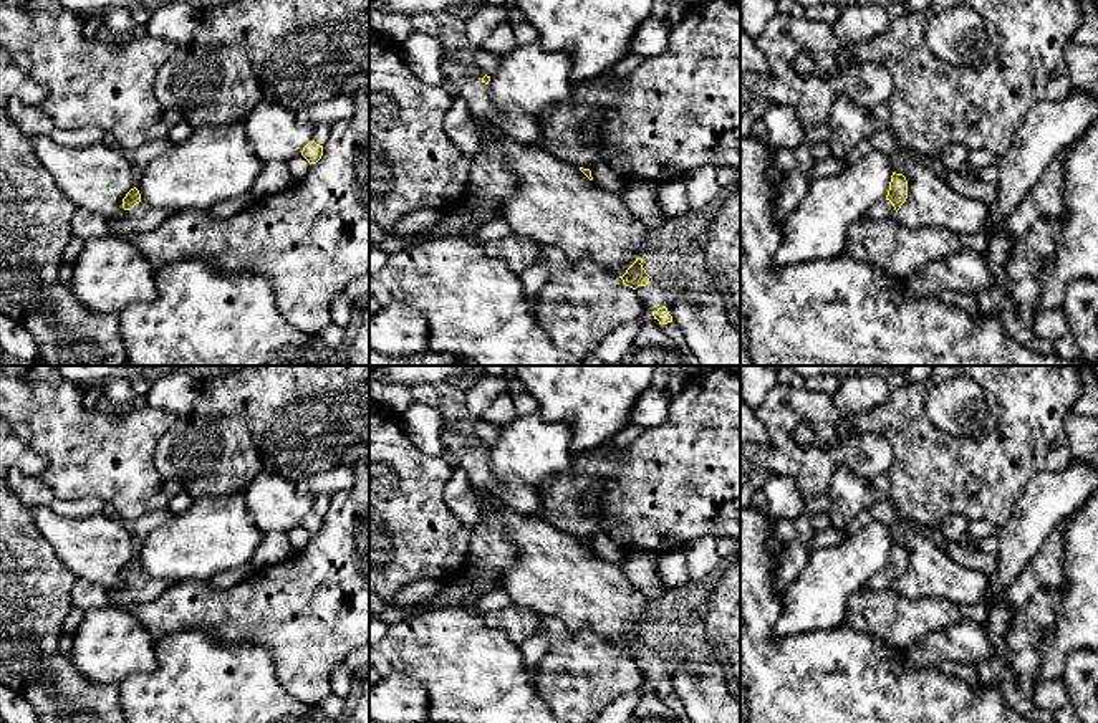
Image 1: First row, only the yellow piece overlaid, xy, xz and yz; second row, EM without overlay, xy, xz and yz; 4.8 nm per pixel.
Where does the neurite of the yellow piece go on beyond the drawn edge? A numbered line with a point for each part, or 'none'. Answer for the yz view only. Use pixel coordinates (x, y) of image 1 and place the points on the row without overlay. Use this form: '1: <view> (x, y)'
1: yz (883, 579)

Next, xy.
1: xy (141, 588)

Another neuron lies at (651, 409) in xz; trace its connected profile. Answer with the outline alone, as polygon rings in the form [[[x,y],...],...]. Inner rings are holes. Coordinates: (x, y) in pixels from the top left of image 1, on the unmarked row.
[[[656,387],[646,389],[634,404],[631,424],[643,429],[661,425],[669,414],[671,395]]]

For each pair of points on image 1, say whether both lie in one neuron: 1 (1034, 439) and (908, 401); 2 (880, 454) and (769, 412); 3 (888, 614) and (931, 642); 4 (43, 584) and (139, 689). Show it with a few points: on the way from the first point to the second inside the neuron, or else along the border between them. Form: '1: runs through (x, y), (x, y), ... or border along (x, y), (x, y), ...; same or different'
1: runs through (999, 450), (944, 450), (929, 435); same
2: runs through (848, 452), (799, 455), (787, 444); same
3: border along (958, 621), (928, 632), (898, 652); different
4: border along (118, 687), (118, 702), (121, 705); different

